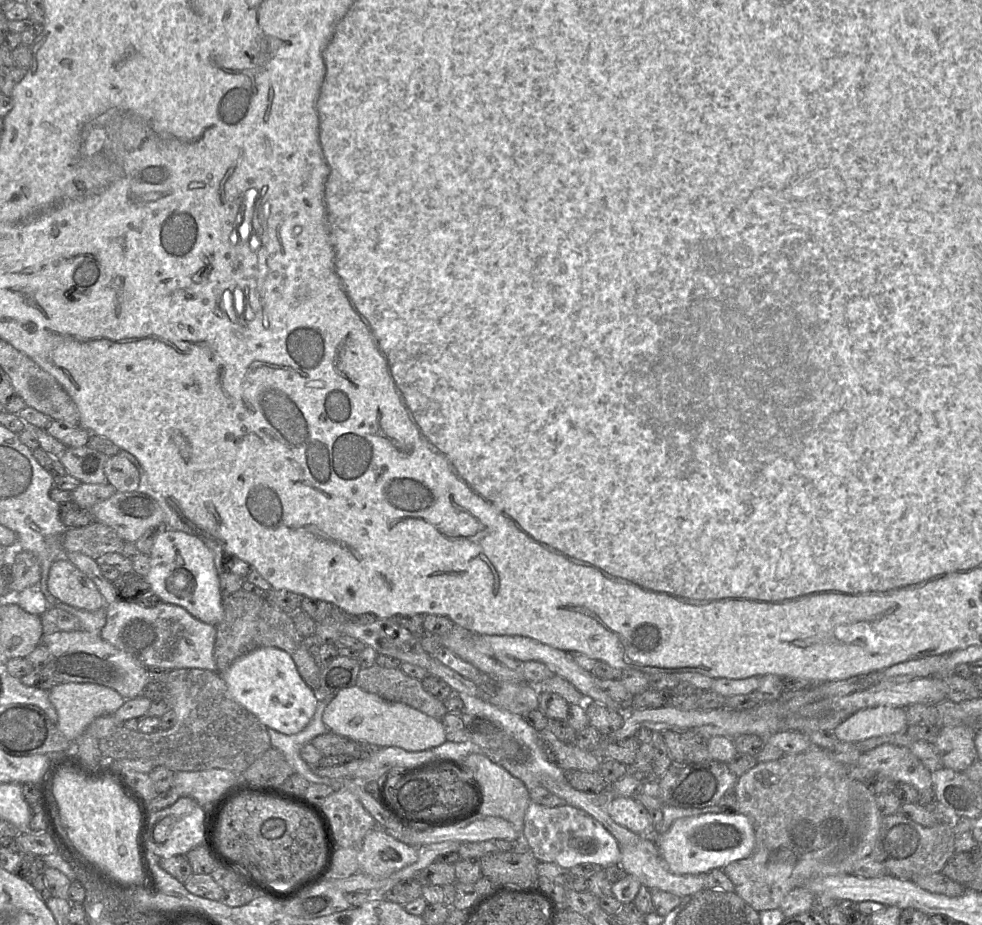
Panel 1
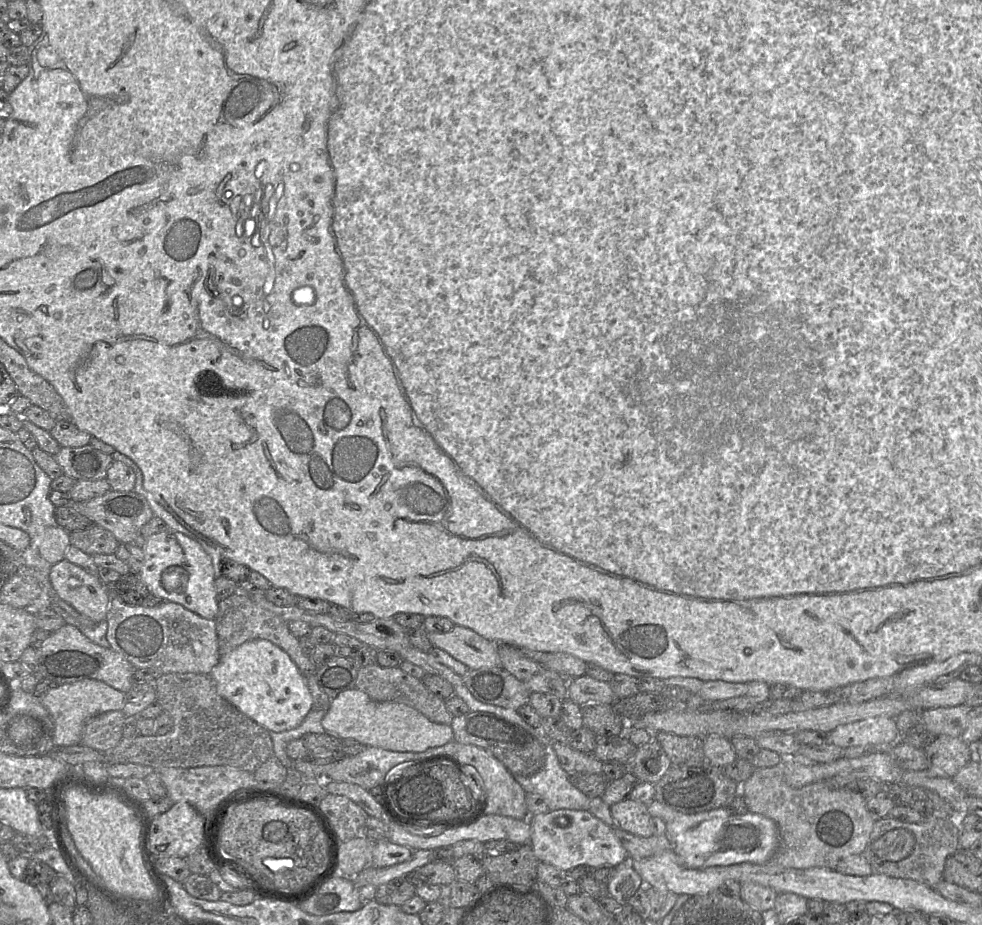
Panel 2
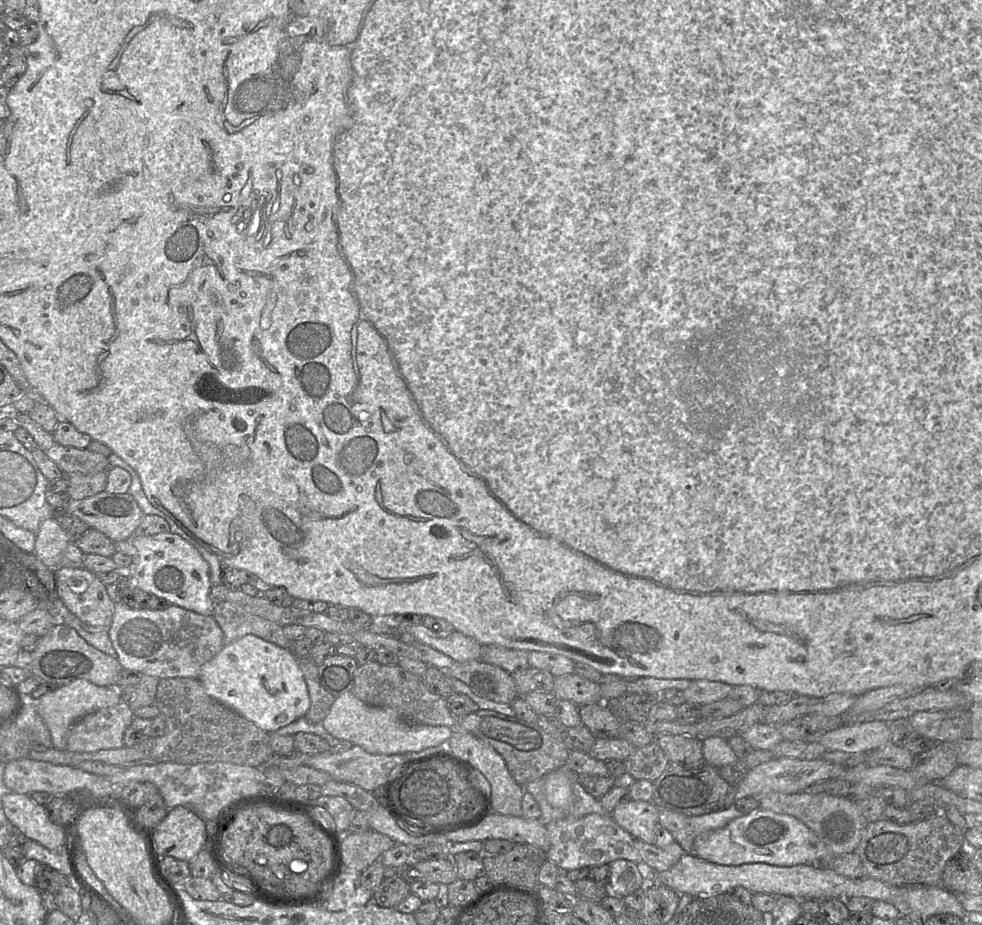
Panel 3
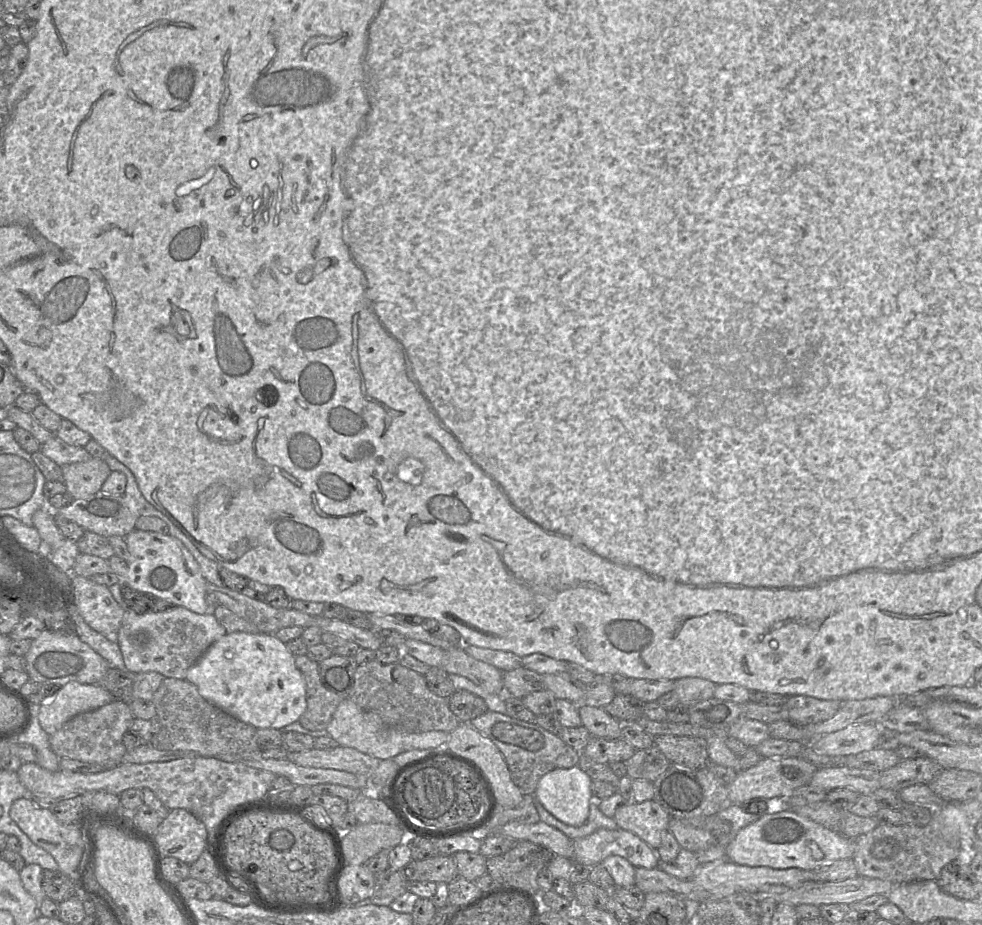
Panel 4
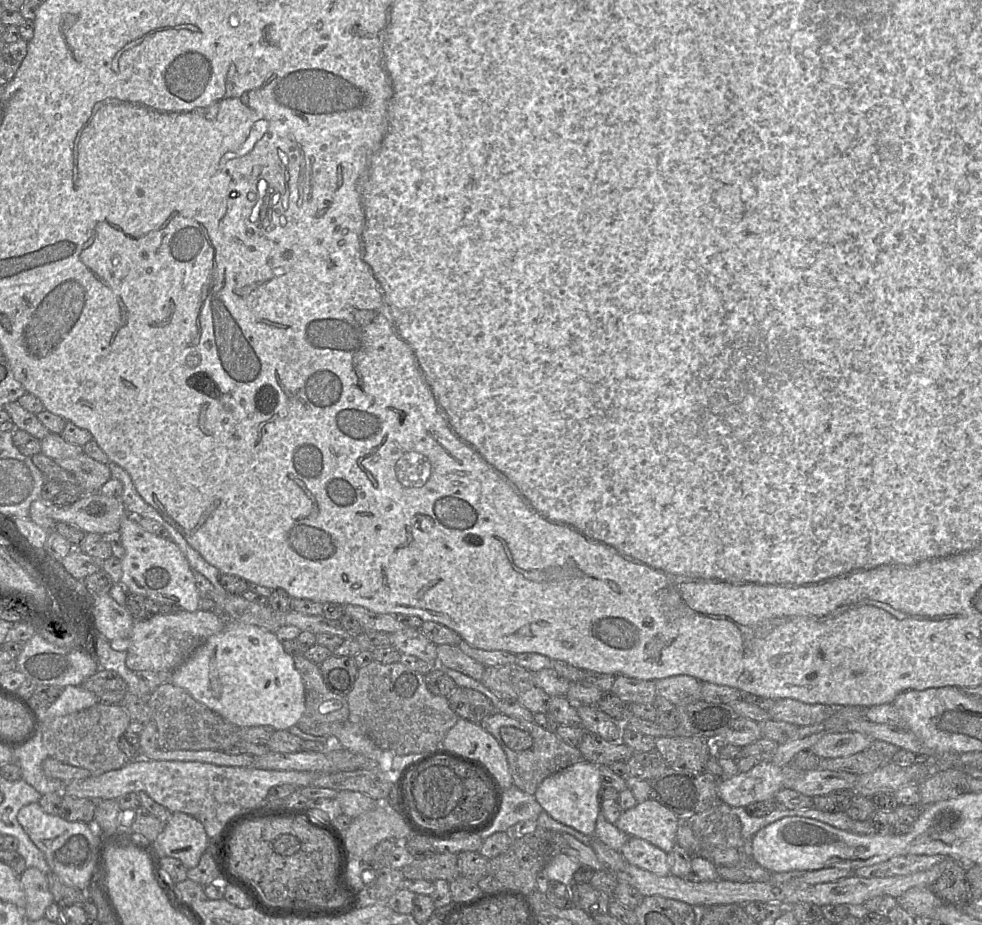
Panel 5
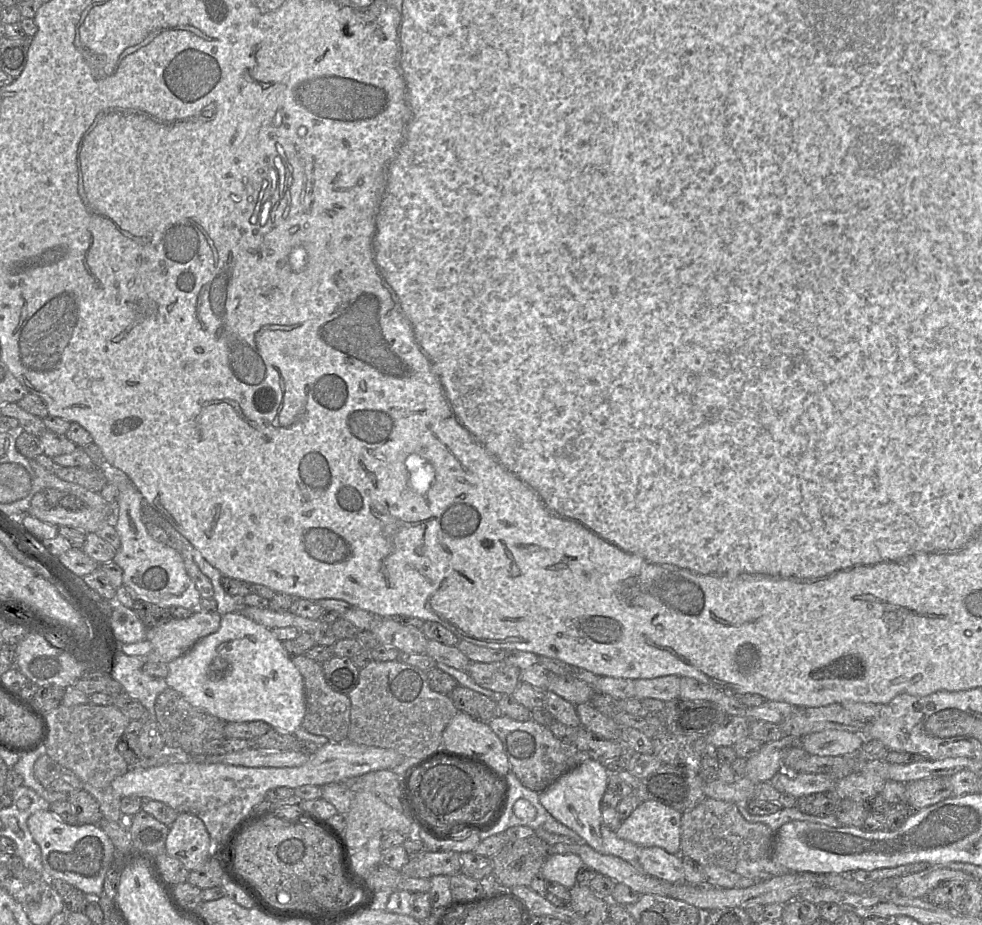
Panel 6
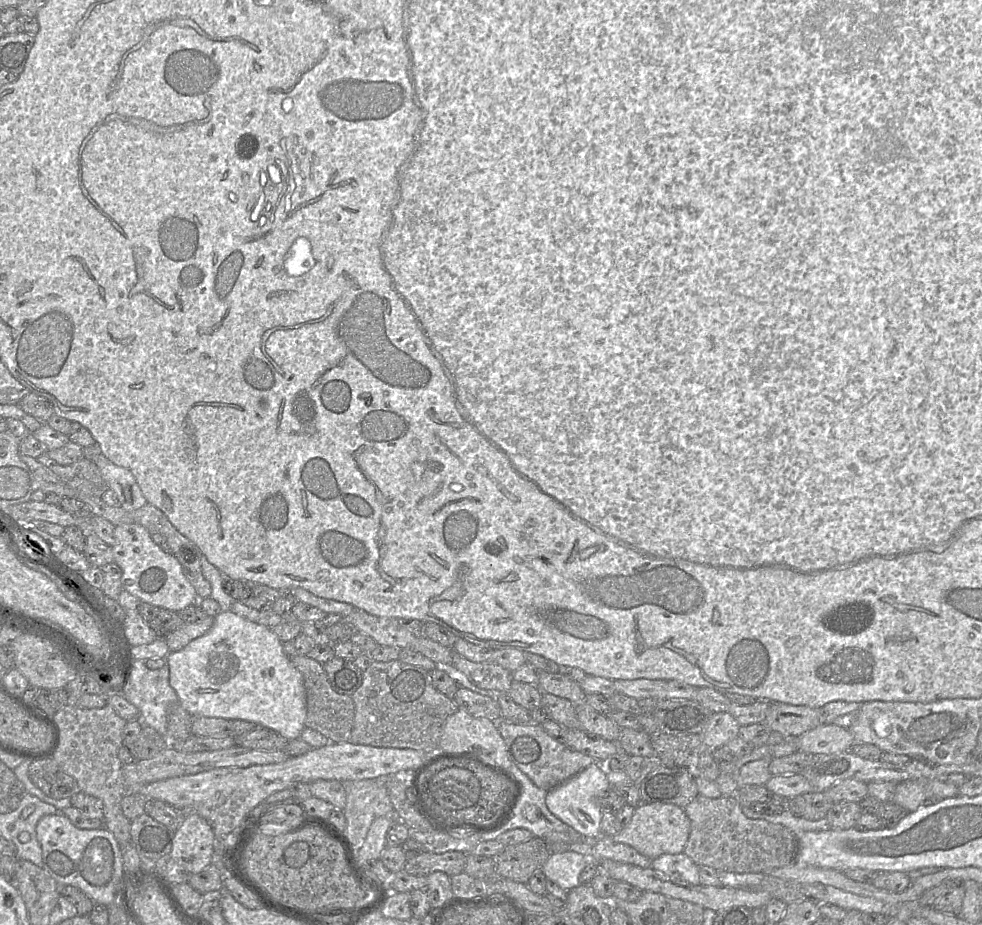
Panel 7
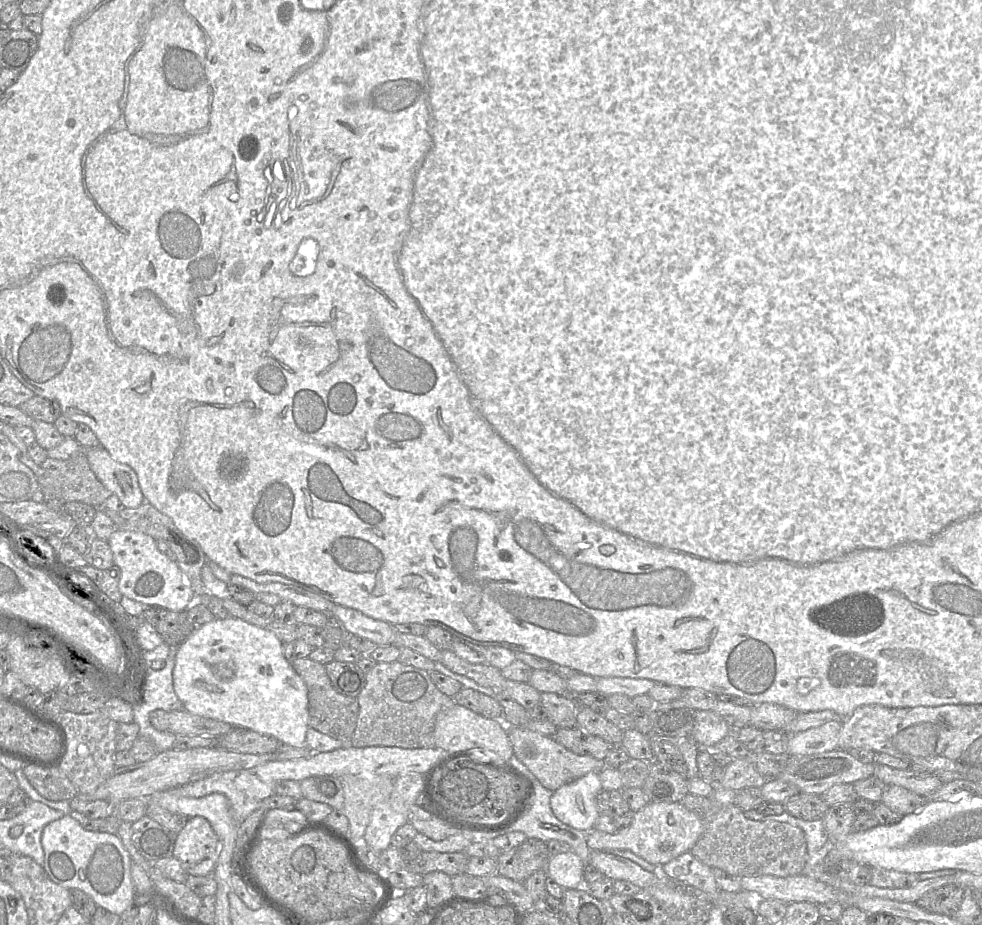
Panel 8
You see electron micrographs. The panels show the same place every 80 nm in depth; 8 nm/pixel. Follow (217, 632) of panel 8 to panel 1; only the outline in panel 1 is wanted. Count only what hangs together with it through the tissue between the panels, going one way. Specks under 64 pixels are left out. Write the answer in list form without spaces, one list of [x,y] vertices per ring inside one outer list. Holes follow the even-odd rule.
[[[263,647],[238,658],[221,673],[227,689],[238,704],[267,728],[285,735],[301,732],[311,721],[316,708],[316,693],[300,676],[292,657],[275,647]]]

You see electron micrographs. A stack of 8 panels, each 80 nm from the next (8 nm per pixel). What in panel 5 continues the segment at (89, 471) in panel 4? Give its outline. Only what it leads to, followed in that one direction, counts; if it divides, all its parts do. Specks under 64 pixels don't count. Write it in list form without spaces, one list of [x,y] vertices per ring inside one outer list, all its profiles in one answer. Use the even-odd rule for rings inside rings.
[[[85,453],[75,457],[56,460],[59,466],[71,472],[82,488],[84,495],[98,493],[100,488],[112,478],[109,466]]]

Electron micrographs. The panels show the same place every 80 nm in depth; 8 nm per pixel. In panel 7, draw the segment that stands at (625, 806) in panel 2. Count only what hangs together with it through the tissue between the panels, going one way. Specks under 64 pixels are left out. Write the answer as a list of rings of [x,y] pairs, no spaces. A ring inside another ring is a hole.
[[[640,803],[635,807],[629,824],[612,836],[613,841],[624,843],[653,860],[663,854],[679,854],[686,847],[690,834],[690,820],[684,808],[669,803]]]

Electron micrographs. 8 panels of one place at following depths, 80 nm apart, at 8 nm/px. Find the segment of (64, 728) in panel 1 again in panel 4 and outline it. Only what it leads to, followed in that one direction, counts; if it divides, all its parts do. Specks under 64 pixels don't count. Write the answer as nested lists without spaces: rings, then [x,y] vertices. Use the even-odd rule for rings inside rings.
[[[71,681],[61,686],[52,699],[36,707],[38,720],[50,736],[74,716],[98,709],[114,700],[113,695],[100,684]]]

